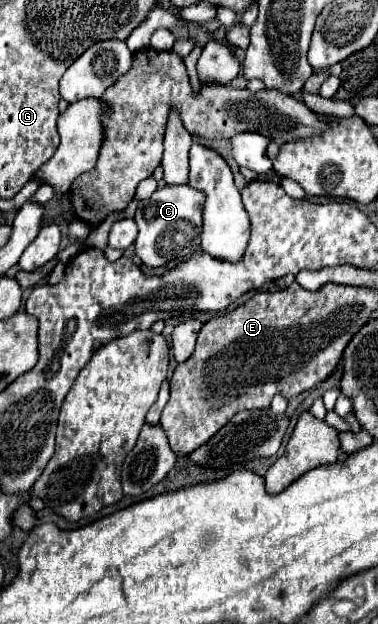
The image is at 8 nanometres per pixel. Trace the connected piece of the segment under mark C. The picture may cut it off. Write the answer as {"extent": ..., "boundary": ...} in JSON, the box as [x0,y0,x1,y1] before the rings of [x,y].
{"extent":[135,185,205,267],"boundary":[[[163,185],[149,199],[139,201],[135,211],[135,223],[139,227],[139,235],[135,239],[135,255],[147,267],[163,267],[171,261],[179,261],[191,257],[199,245],[201,233],[201,217],[203,217],[205,195],[189,185]]]}

